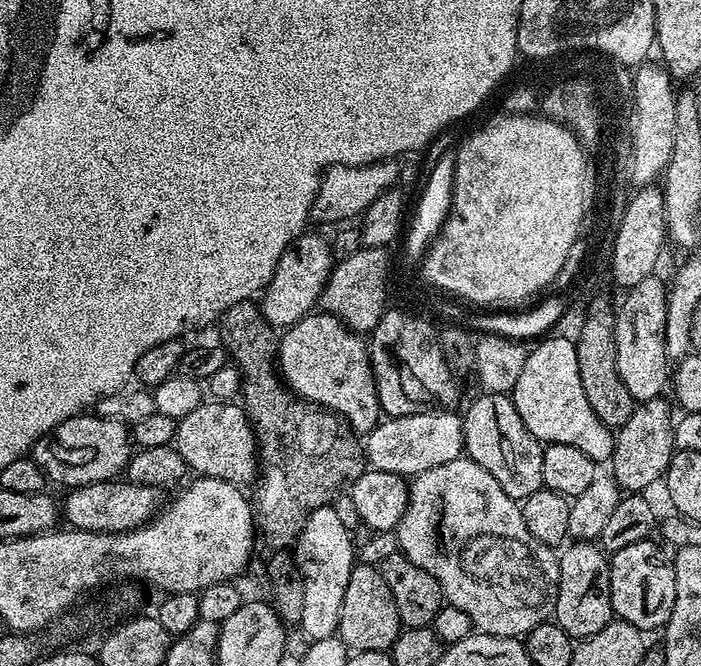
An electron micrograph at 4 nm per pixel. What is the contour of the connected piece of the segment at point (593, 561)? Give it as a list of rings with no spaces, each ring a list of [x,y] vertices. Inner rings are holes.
[[[572,542],[559,553],[558,559],[560,581],[558,582],[558,598],[554,613],[555,623],[559,624],[560,628],[566,630],[566,634],[573,638],[598,634],[598,630],[609,627],[614,620],[611,608],[609,557],[604,549],[595,543]]]

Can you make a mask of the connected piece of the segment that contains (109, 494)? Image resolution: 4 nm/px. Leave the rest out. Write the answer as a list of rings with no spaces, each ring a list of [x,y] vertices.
[[[127,482],[80,484],[65,498],[64,504],[62,500],[62,516],[78,532],[128,532],[156,515],[162,504],[160,496],[161,489]]]

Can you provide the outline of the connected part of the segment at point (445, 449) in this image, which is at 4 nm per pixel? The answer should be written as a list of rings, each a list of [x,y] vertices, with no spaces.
[[[421,410],[408,412],[405,416],[393,416],[381,419],[373,432],[366,436],[366,460],[375,471],[389,472],[395,476],[411,478],[425,472],[434,470],[434,466],[446,466],[446,462],[461,459],[464,452],[464,421],[455,411],[447,410]]]

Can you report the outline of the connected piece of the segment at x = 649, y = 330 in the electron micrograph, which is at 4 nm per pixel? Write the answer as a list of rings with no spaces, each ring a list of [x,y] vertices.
[[[653,274],[642,278],[638,286],[627,289],[623,293],[624,301],[620,309],[615,309],[616,325],[614,326],[614,358],[618,366],[618,378],[626,390],[630,390],[630,398],[634,398],[637,404],[645,404],[648,400],[658,400],[665,395],[665,390],[670,384],[670,361],[666,350],[666,322],[668,321],[668,289],[669,285],[659,280],[659,275]]]

